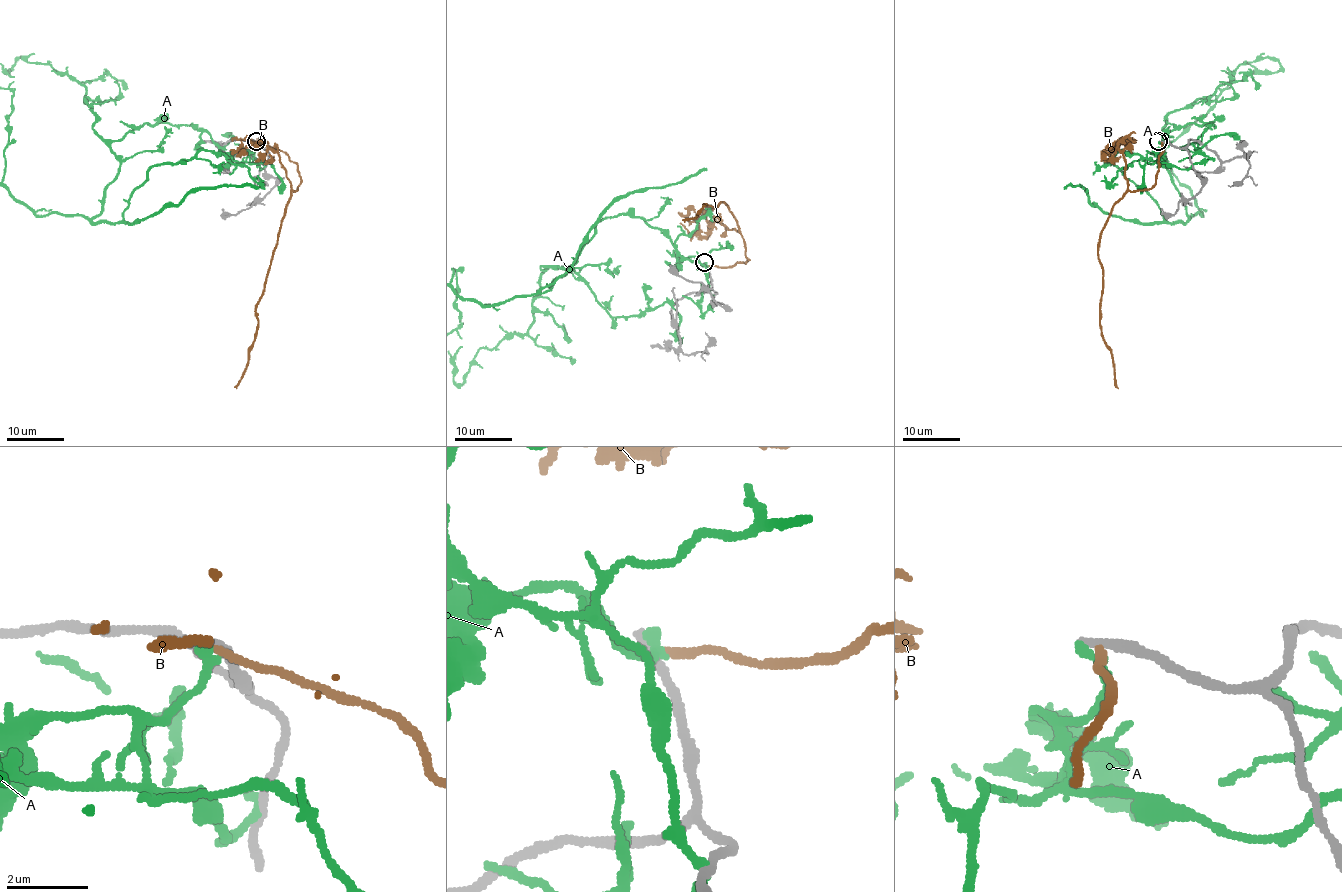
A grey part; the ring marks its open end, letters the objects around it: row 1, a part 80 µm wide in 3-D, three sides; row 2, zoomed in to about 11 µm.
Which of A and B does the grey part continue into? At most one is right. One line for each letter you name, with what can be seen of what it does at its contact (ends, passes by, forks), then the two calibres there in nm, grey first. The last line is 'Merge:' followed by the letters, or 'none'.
Merge: none

